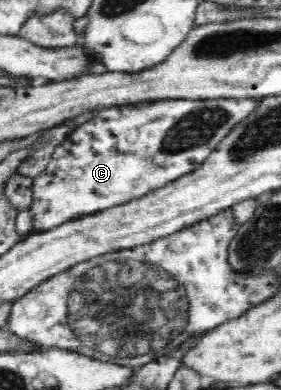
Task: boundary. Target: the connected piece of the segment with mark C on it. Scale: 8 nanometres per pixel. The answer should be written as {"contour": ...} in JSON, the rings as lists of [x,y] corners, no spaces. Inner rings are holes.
{"contour":[[[255,99],[161,100],[149,106],[128,108],[112,106],[95,111],[94,118],[79,125],[52,154],[49,165],[32,183],[30,233],[49,230],[61,223],[80,219],[99,211],[125,204],[176,181],[200,168],[230,129],[258,107]]]}

